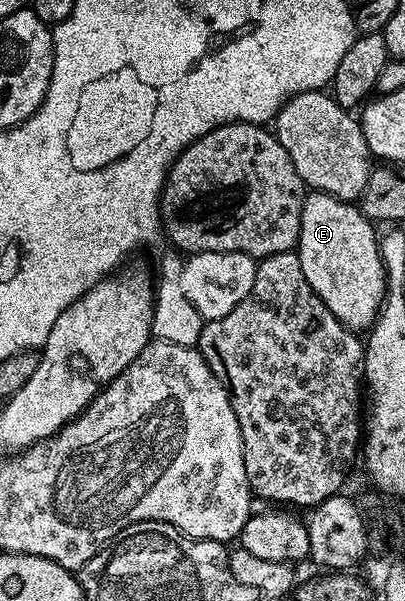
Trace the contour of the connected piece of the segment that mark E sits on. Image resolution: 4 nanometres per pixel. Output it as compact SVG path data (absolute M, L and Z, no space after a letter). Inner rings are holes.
M307 193L302 205L300 236L296 247L300 268L304 268L304 280L308 280L308 284L312 284L312 292L324 300L328 312L332 312L340 324L355 332L369 331L386 300L386 269L378 247L380 234L374 230L377 230L375 223L364 217L355 203L341 202L331 194Z

